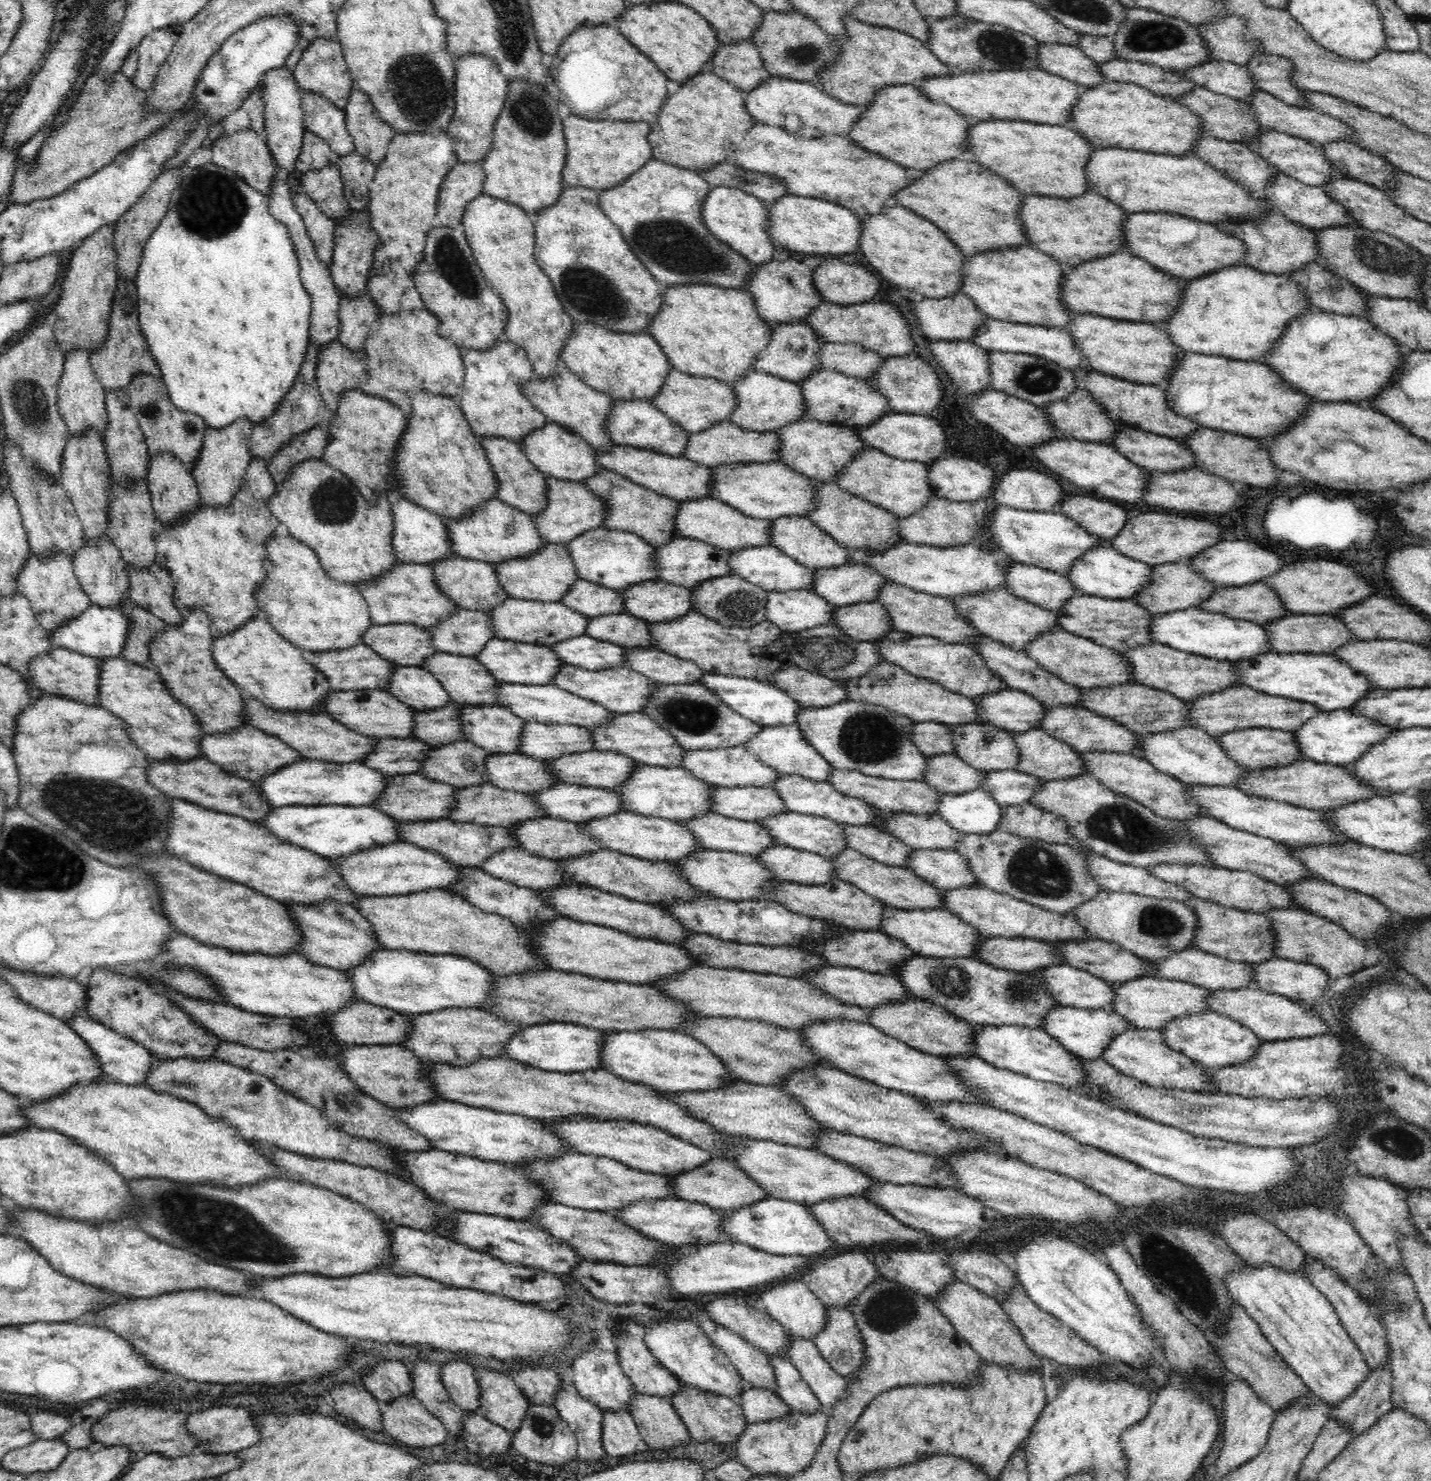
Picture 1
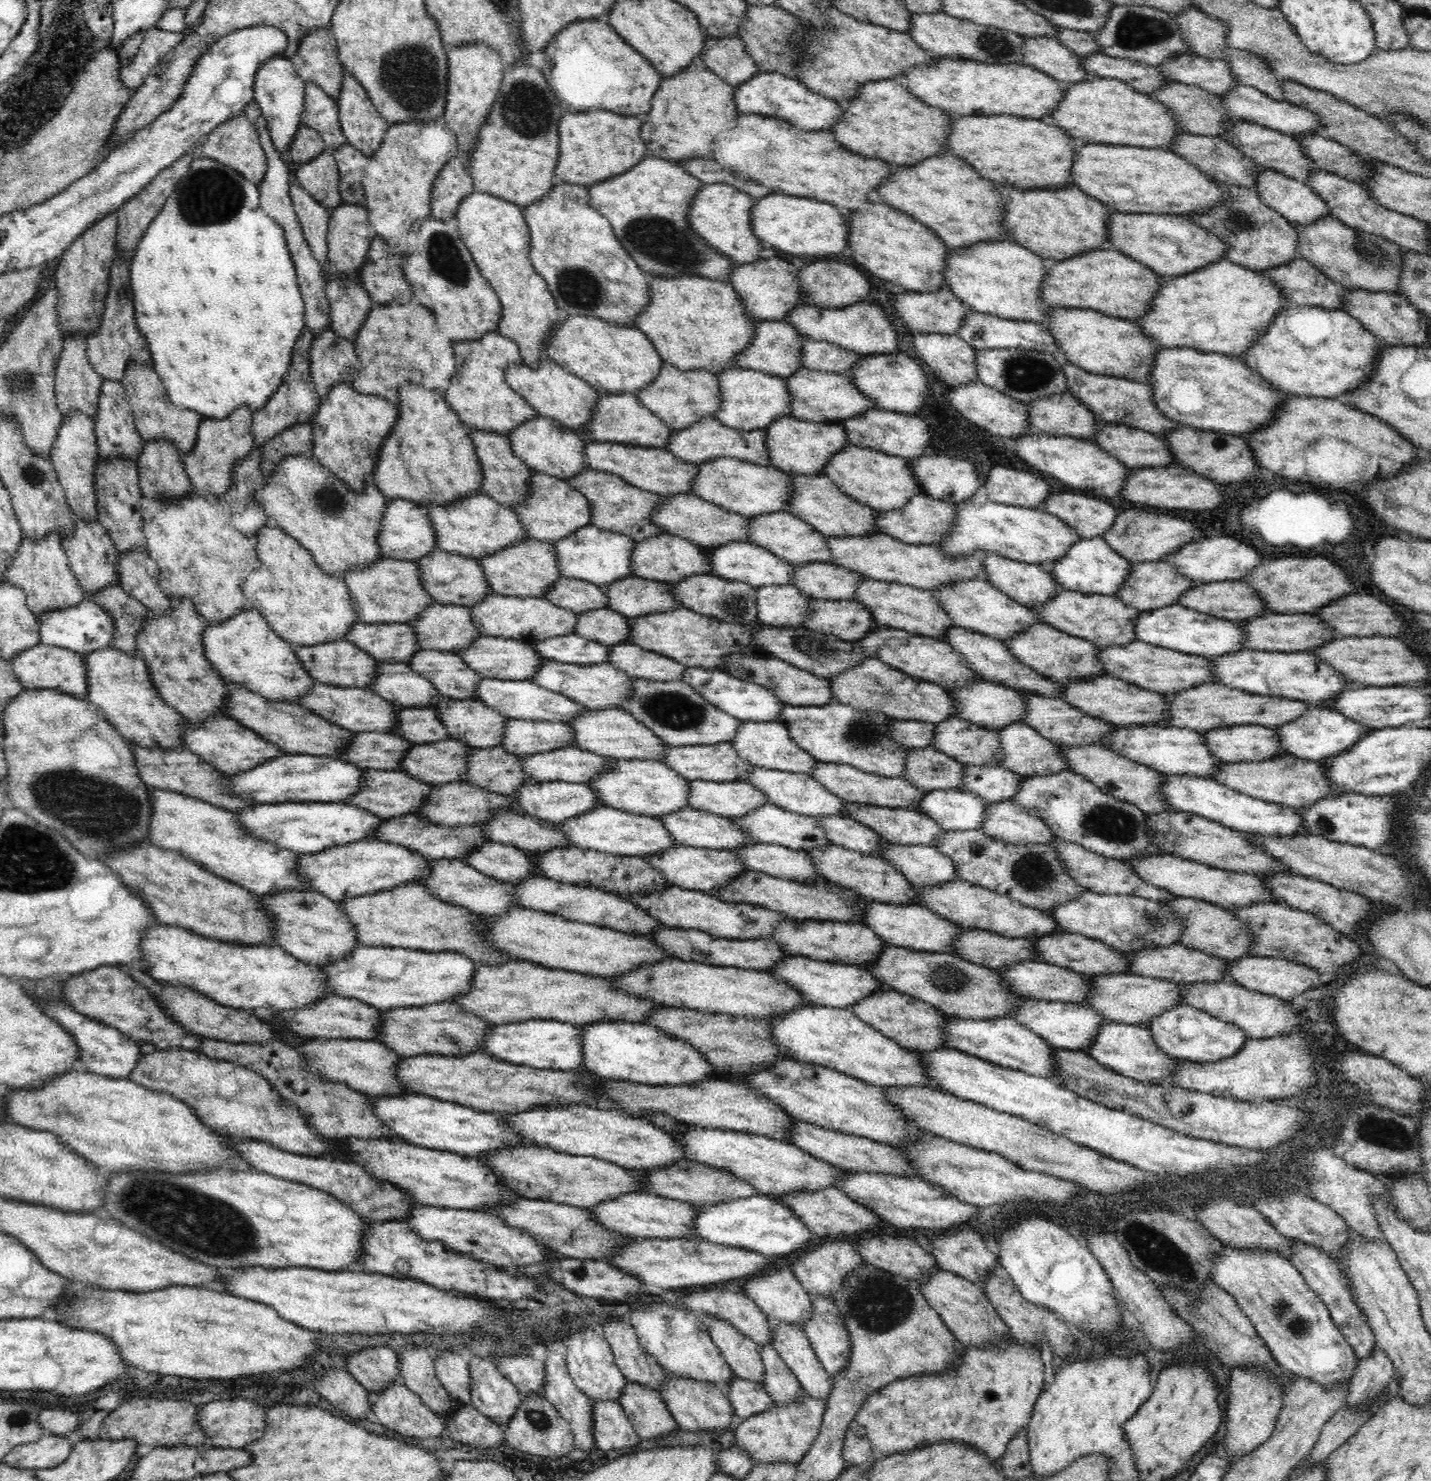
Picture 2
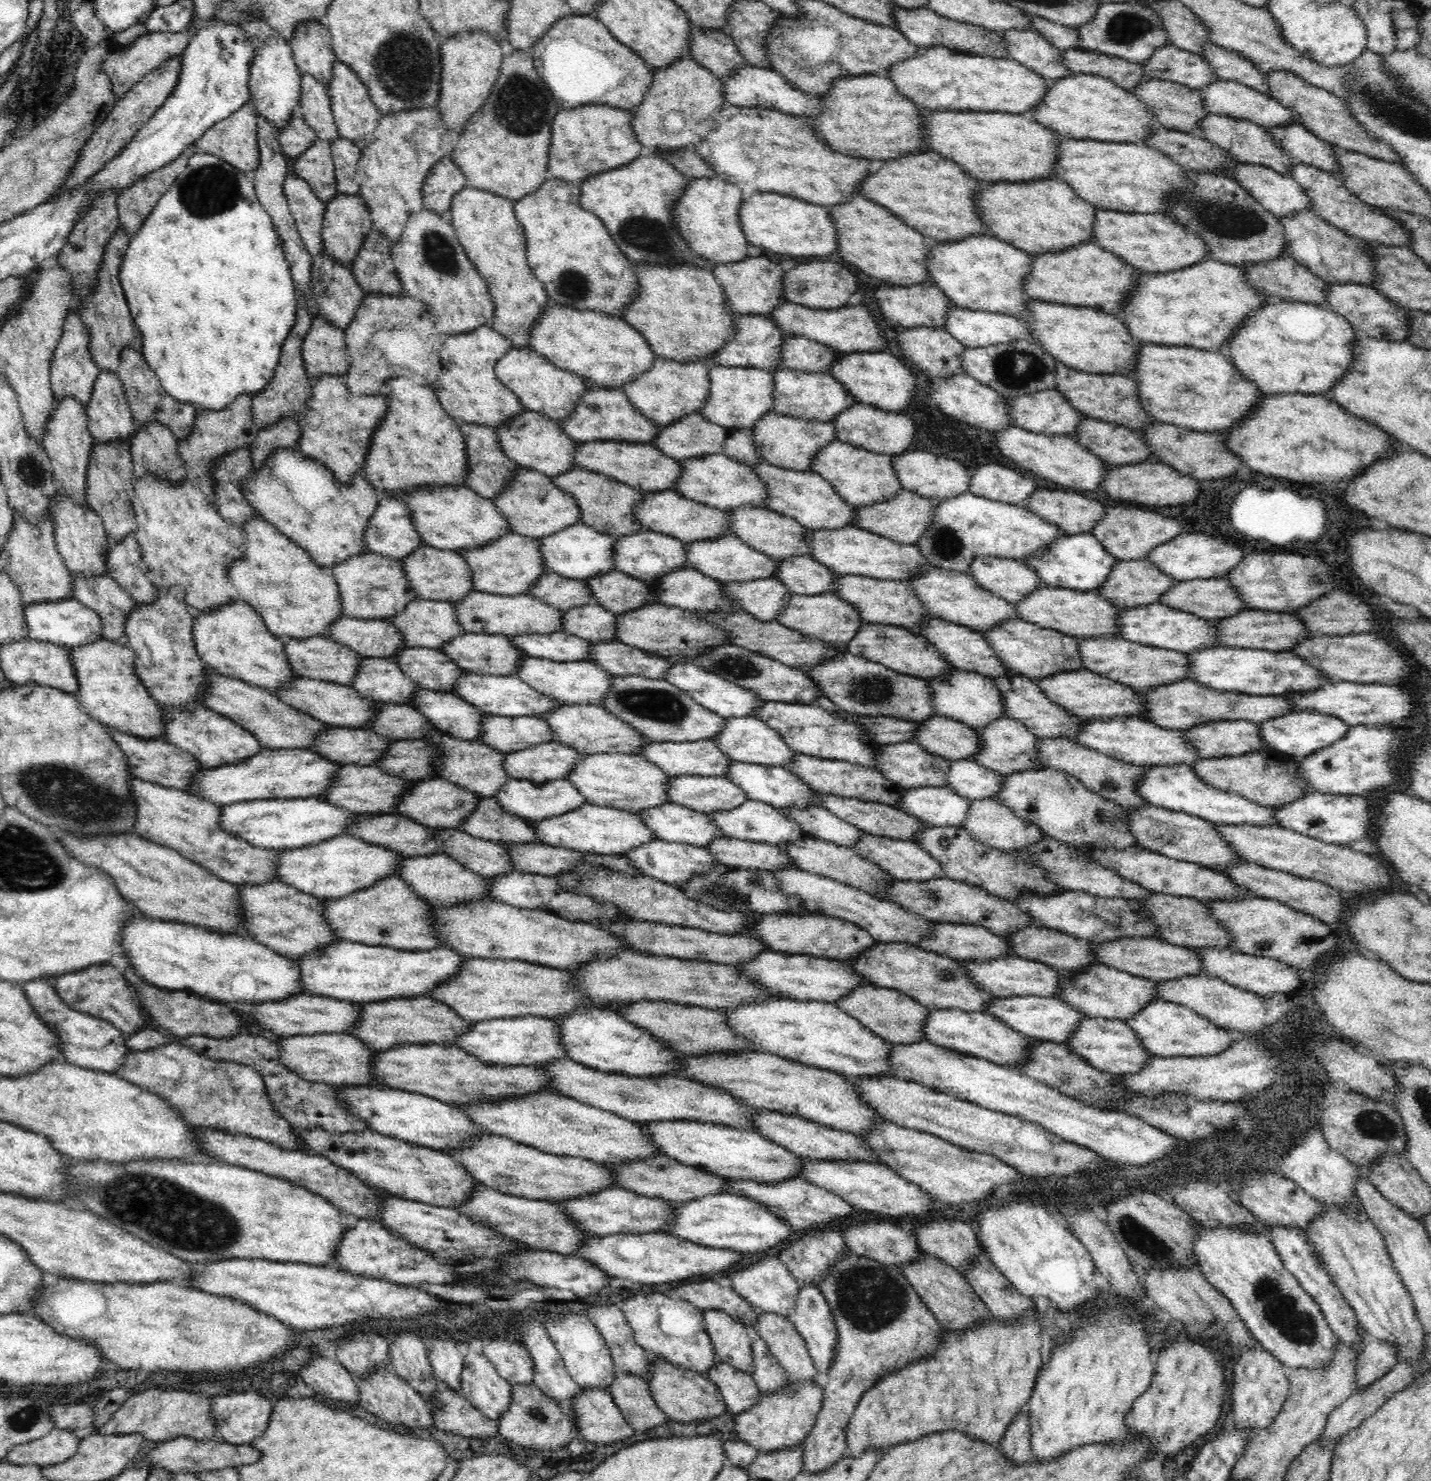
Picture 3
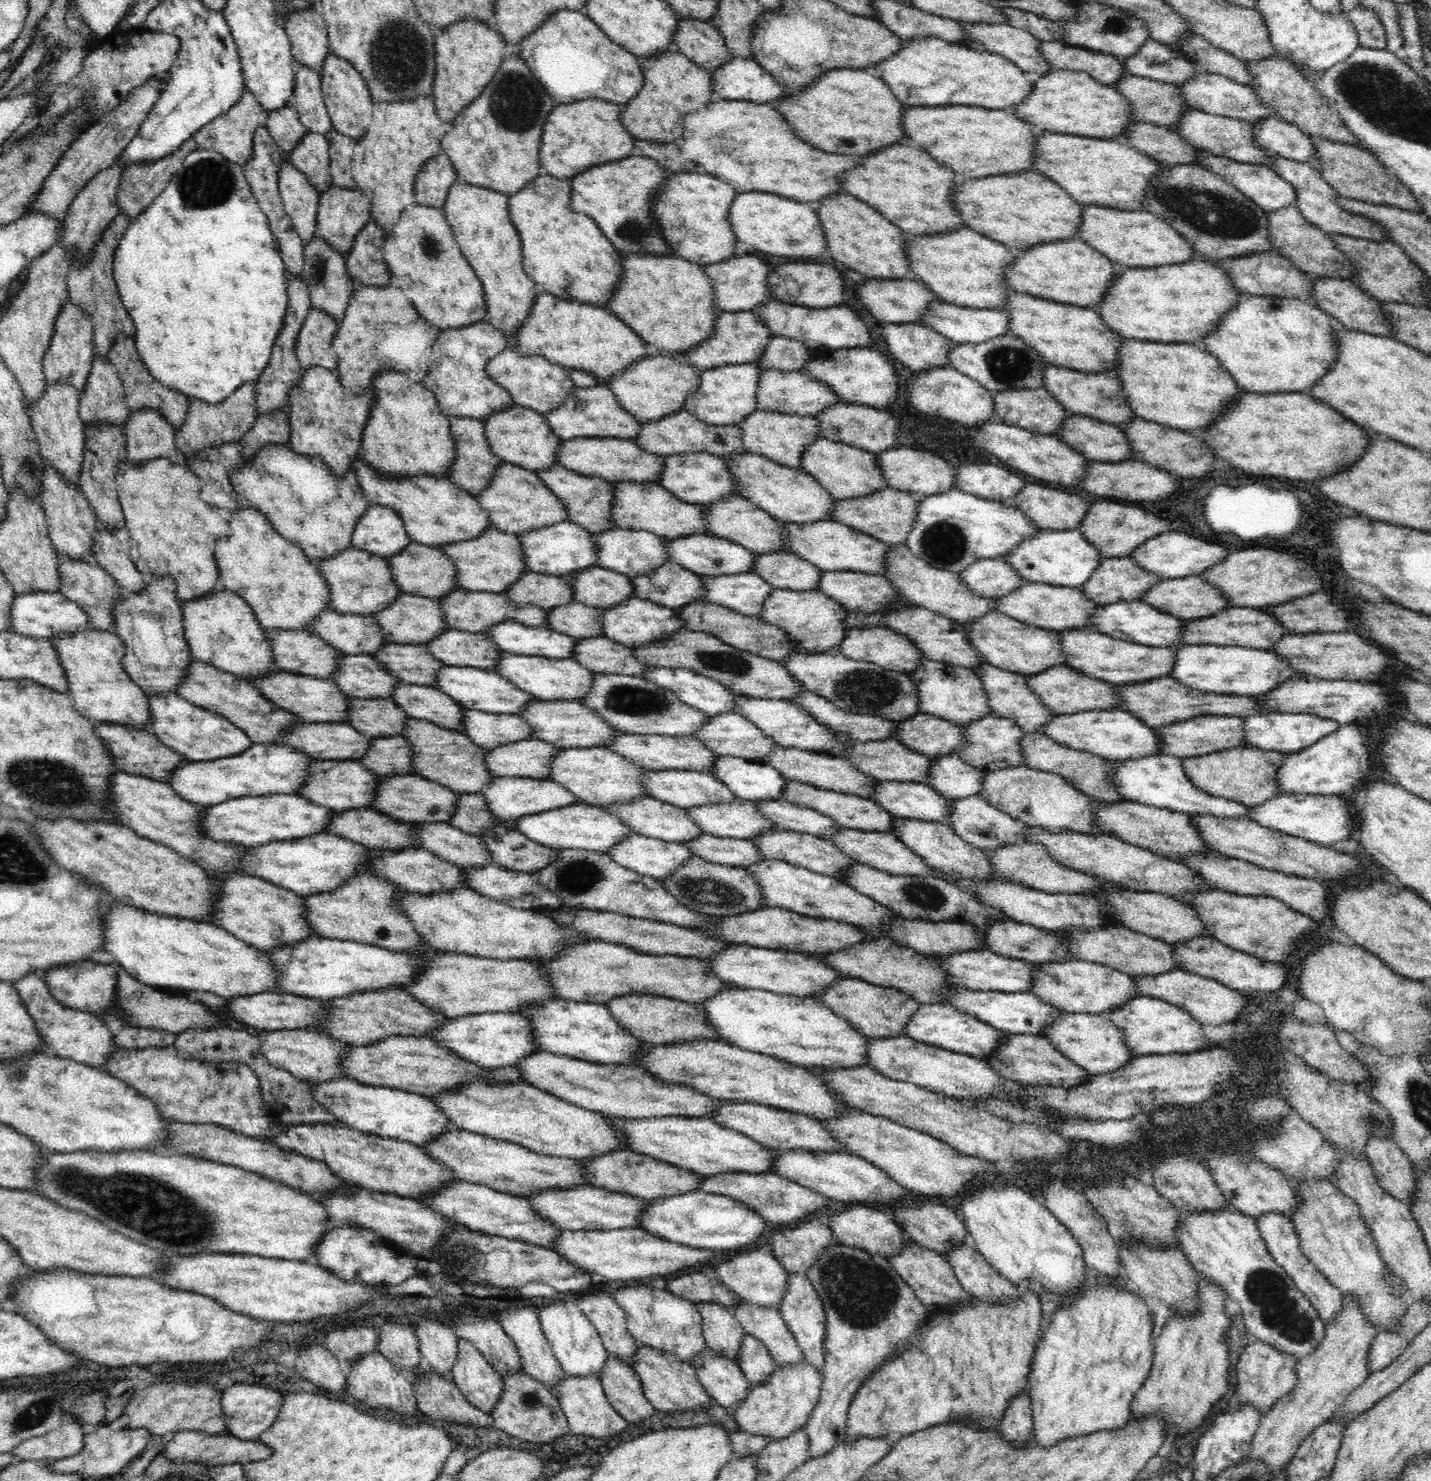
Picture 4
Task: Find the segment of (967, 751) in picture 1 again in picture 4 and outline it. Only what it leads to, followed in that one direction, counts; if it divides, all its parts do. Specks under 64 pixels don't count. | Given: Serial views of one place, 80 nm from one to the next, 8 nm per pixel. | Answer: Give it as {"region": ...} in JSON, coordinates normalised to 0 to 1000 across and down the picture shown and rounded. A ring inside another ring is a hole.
{"region":[[[642,481],[626,488],[624,498],[647,510],[666,509],[674,502],[673,492],[651,482]]]}

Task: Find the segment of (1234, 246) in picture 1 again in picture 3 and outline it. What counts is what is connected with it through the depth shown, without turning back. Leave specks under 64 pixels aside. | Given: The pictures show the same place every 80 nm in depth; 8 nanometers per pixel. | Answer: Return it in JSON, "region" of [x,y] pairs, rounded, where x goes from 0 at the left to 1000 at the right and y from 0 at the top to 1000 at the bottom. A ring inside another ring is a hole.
{"region":[[[767,140],[765,142],[762,162],[765,164],[767,163],[771,168],[790,178],[798,184],[816,184],[827,182],[844,174],[844,167],[842,165],[841,161],[826,153],[825,150],[822,150],[818,146],[815,146],[813,143],[785,144],[784,142]]]}

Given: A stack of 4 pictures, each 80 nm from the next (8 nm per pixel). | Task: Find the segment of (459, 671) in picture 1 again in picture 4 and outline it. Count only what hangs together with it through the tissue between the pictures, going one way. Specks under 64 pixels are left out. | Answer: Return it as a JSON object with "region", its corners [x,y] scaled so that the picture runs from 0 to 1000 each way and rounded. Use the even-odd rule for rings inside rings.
{"region":[[[271,434],[261,443],[273,455],[285,462],[303,463],[309,448],[296,436]]]}

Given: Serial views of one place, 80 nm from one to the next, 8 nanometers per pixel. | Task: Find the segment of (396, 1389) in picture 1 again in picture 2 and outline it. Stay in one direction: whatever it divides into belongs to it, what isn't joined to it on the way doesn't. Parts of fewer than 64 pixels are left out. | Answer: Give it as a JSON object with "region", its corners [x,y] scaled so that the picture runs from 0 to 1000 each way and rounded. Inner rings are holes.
{"region":[[[270,909],[256,910],[243,916],[242,922],[246,929],[257,940],[268,940],[273,935],[281,935],[280,918],[276,912]]]}

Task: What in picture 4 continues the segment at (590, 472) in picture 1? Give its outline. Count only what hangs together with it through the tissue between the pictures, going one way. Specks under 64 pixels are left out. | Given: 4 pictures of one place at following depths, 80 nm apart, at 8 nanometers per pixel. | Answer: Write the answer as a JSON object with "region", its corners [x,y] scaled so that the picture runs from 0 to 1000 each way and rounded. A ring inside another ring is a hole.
{"region":[[[359,273],[358,275],[340,281],[337,285],[341,300],[348,309],[371,318],[377,318],[389,313],[389,305],[393,301],[393,296],[390,296],[386,292],[381,280]]]}

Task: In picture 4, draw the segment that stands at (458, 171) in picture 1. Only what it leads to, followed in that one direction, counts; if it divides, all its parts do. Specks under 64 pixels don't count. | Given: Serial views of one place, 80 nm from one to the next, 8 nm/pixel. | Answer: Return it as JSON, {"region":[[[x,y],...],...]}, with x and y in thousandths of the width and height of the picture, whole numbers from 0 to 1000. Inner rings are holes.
{"region":[[[310,103],[300,107],[292,115],[289,122],[291,138],[309,141],[314,126],[320,122],[319,116]]]}

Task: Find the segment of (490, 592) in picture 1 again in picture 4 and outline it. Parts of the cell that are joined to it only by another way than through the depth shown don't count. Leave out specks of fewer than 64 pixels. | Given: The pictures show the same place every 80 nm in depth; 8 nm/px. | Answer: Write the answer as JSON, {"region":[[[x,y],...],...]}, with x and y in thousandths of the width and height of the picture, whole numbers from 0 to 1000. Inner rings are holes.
{"region":[[[287,365],[283,371],[270,376],[270,379],[273,381],[273,390],[282,400],[306,404],[321,396],[318,392],[317,381],[314,376],[305,369]]]}

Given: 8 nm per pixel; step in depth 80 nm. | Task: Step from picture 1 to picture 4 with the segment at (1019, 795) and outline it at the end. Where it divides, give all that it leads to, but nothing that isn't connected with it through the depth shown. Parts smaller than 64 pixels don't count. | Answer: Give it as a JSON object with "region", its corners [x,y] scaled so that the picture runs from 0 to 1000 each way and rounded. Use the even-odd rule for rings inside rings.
{"region":[[[664,508],[652,513],[648,520],[648,529],[661,539],[675,539],[684,536],[688,523]]]}

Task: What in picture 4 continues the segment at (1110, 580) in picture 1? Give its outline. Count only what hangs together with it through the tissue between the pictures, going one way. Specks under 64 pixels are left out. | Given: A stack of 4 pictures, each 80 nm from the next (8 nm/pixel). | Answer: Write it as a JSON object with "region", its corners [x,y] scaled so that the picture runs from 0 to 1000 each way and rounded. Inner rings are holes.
{"region":[[[727,357],[720,363],[714,364],[706,373],[704,373],[701,377],[709,384],[713,390],[721,393],[727,393],[733,395],[755,397],[759,391],[767,384],[769,378],[771,377],[768,371],[766,371],[752,357],[737,358]]]}

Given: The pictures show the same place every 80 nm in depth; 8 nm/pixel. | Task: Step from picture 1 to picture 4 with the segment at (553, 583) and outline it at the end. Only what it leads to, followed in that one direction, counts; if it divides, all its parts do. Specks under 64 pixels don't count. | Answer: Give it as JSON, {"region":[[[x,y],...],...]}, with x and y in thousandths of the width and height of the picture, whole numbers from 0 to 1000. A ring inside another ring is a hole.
{"region":[[[347,357],[339,358],[339,360],[335,360],[333,363],[312,367],[305,370],[312,374],[317,381],[319,396],[330,400],[353,400],[366,387],[371,386],[368,385],[365,378],[364,366],[361,361],[349,359]]]}

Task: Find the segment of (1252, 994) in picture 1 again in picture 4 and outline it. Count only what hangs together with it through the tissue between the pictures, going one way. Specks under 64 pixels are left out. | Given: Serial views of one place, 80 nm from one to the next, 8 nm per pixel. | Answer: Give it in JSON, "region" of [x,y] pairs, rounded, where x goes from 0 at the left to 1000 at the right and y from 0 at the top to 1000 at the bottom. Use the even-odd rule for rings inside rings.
{"region":[[[819,654],[812,658],[808,658],[808,659],[799,658],[799,659],[792,660],[792,664],[794,664],[794,670],[795,672],[816,676],[823,681],[829,682],[833,687],[839,691],[847,691],[848,693],[855,690],[864,691],[866,689],[865,685],[872,678],[870,670],[860,668],[854,665],[853,662],[848,662],[826,654]]]}

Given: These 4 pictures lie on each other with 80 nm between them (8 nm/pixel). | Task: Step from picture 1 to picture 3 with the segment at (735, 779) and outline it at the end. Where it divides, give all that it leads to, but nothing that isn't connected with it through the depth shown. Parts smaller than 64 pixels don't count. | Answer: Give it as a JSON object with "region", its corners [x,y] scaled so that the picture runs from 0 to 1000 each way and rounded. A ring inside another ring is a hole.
{"region":[[[498,499],[484,501],[453,500],[448,504],[447,510],[470,525],[477,523],[507,525],[509,517],[513,515],[500,503]]]}

